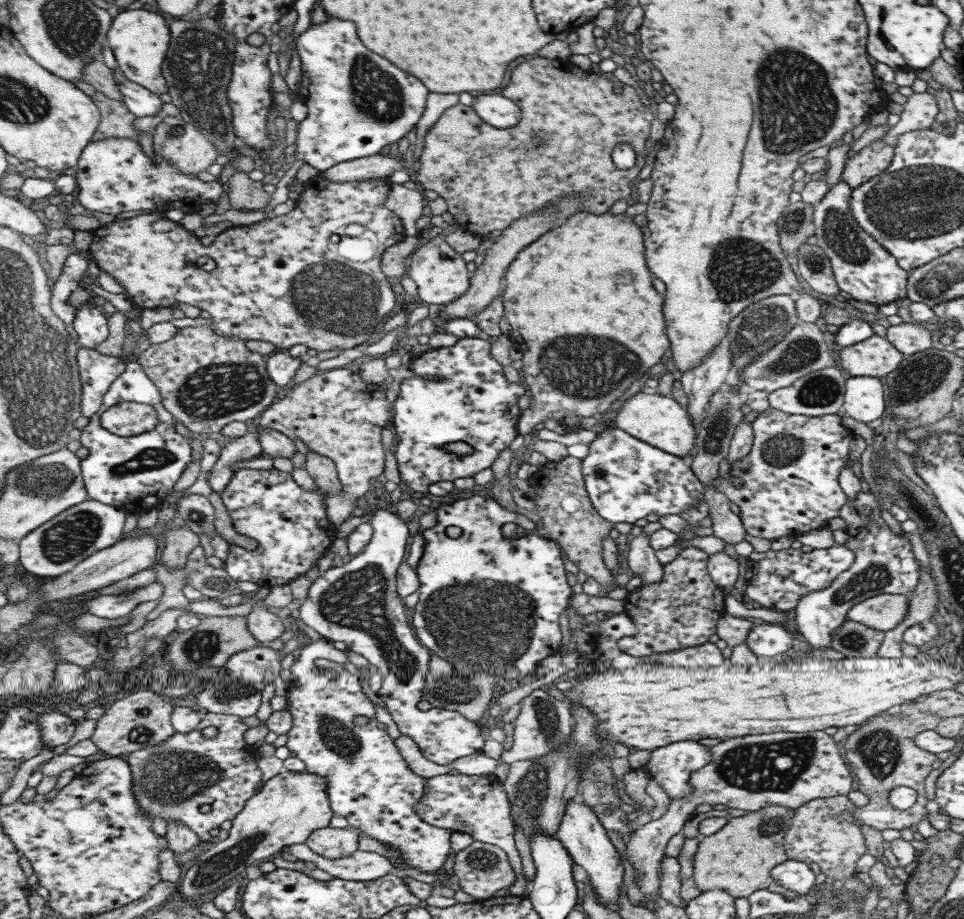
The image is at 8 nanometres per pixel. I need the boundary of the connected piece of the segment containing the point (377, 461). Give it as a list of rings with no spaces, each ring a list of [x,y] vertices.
[[[345,367],[316,372],[293,389],[286,388],[284,397],[261,412],[243,436],[232,438],[220,448],[217,461],[207,472],[209,488],[219,494],[233,474],[231,464],[263,456],[256,432],[263,427],[273,429],[291,440],[299,438],[311,452],[330,458],[333,462],[343,487],[339,494],[325,499],[324,503],[329,522],[336,530],[353,512],[356,500],[360,496],[370,495],[369,480],[383,474],[381,432],[391,417],[385,397],[379,385],[361,380],[358,374]]]

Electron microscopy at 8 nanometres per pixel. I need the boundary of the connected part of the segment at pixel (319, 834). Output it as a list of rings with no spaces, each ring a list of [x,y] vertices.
[[[325,827],[313,831],[303,843],[317,856],[337,860],[357,850],[358,836],[349,827]]]

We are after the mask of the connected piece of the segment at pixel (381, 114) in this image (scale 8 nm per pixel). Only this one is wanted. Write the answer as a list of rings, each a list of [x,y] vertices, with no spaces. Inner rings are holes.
[[[326,14],[326,20],[324,22],[319,24],[310,23],[307,29],[294,39],[294,45],[300,60],[299,64],[301,70],[301,80],[296,89],[296,96],[297,100],[307,107],[305,118],[297,123],[296,139],[294,141],[295,149],[293,152],[296,159],[304,160],[309,166],[312,166],[321,173],[338,162],[377,154],[383,146],[396,145],[396,142],[401,137],[405,136],[411,128],[416,126],[416,122],[420,119],[425,106],[427,88],[425,88],[417,78],[413,78],[411,74],[407,74],[407,72],[403,72],[403,70],[399,70],[399,68],[393,68],[393,64],[389,64],[385,58],[381,58],[381,56],[369,52],[369,50],[359,42],[359,38],[357,38],[357,34],[355,34],[355,24],[353,24],[353,22],[341,20],[340,18]]]

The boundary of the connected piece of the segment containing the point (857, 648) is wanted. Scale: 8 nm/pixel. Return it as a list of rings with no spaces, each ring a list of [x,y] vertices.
[[[847,619],[833,630],[830,647],[845,657],[873,657],[883,637],[883,631]]]

